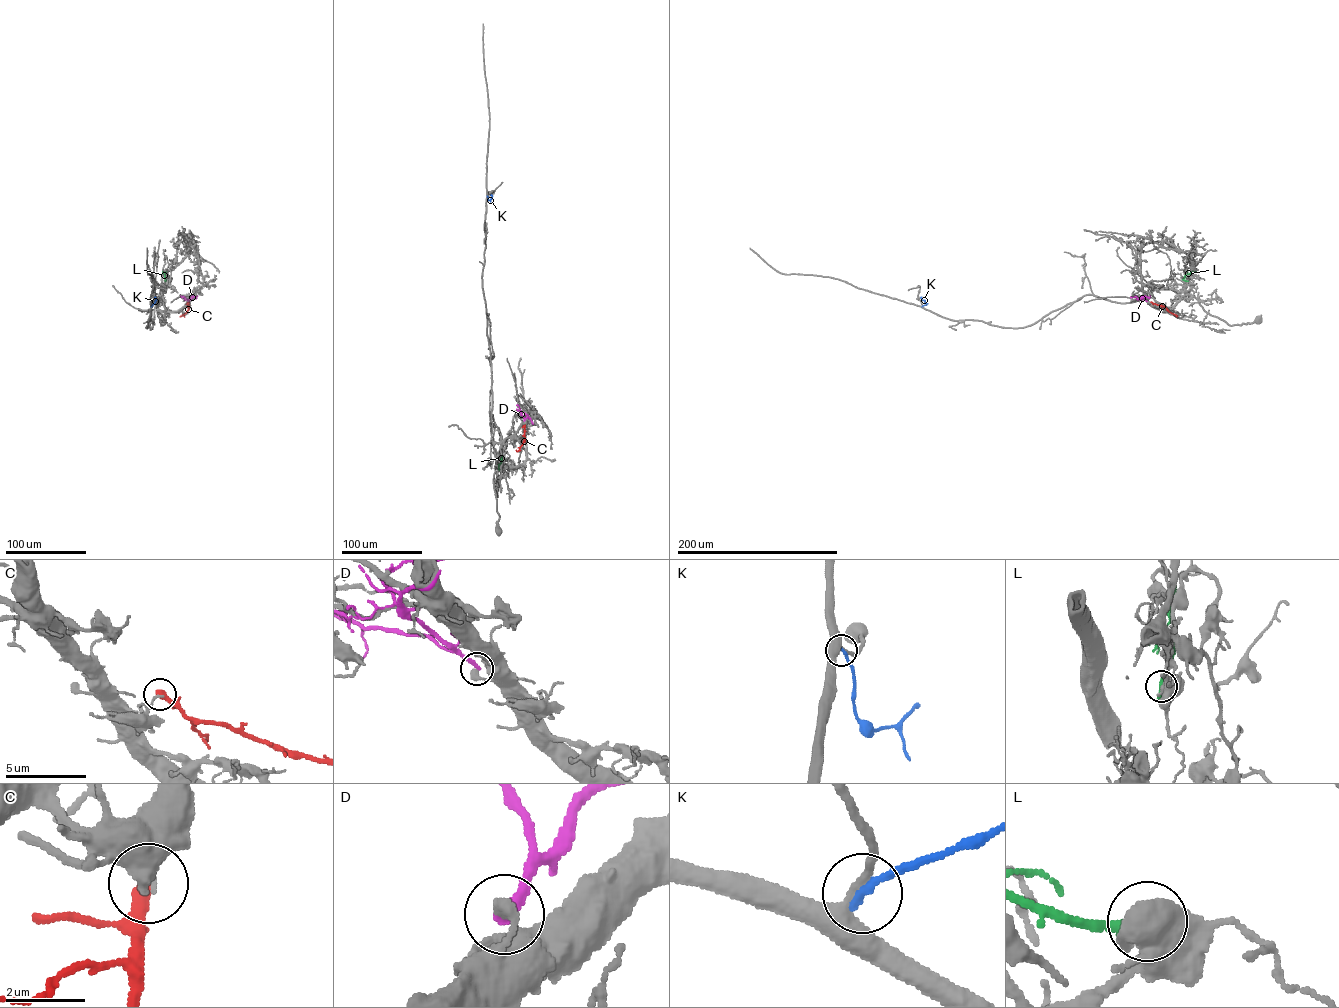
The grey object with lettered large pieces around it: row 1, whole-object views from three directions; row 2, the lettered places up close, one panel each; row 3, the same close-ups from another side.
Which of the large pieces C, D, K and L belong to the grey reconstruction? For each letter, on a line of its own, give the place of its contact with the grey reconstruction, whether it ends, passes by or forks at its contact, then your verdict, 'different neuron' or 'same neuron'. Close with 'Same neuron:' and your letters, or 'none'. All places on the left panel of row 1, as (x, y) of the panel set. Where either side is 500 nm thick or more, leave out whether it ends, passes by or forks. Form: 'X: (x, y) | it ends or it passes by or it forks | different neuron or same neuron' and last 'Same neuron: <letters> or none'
C: (189, 302) | it ends | different neuron
D: (188, 301) | it ends | different neuron
K: (151, 306) | it ends | different neuron
L: (165, 281) | different neuron
Same neuron: none

